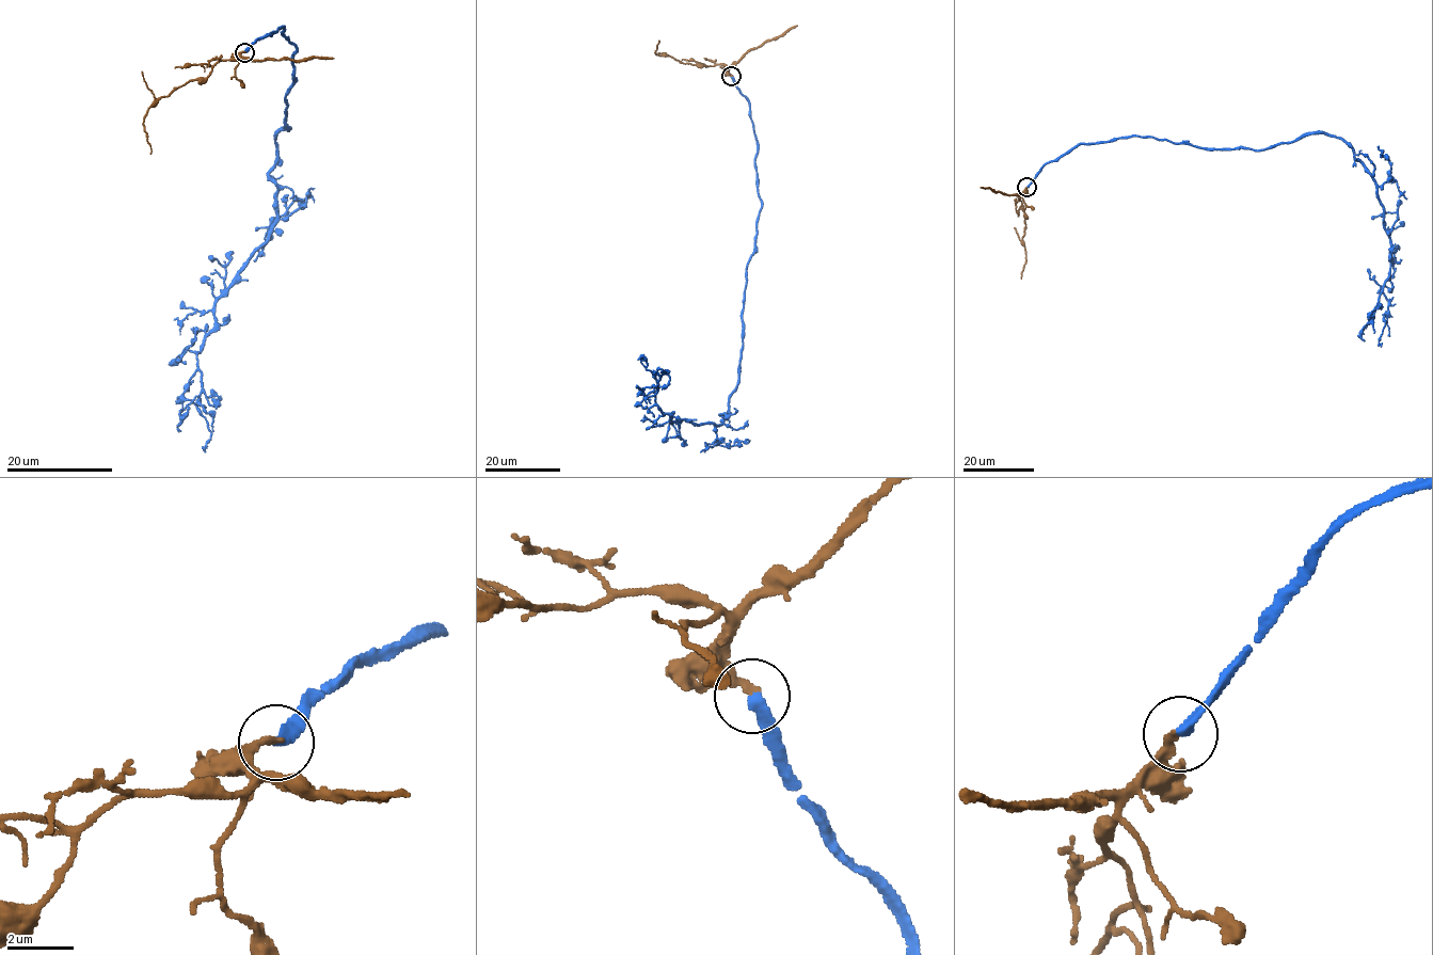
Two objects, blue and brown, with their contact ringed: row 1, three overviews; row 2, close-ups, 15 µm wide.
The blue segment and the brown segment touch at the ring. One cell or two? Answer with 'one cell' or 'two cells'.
one cell

